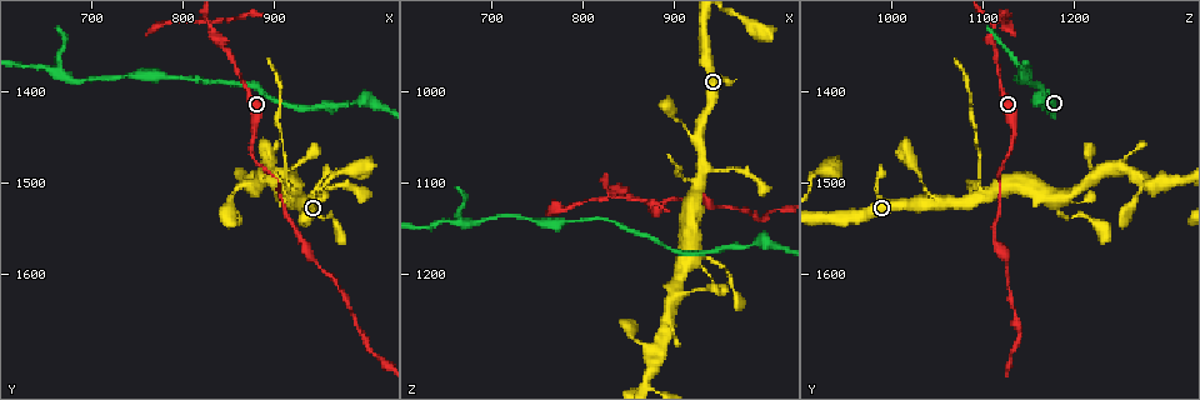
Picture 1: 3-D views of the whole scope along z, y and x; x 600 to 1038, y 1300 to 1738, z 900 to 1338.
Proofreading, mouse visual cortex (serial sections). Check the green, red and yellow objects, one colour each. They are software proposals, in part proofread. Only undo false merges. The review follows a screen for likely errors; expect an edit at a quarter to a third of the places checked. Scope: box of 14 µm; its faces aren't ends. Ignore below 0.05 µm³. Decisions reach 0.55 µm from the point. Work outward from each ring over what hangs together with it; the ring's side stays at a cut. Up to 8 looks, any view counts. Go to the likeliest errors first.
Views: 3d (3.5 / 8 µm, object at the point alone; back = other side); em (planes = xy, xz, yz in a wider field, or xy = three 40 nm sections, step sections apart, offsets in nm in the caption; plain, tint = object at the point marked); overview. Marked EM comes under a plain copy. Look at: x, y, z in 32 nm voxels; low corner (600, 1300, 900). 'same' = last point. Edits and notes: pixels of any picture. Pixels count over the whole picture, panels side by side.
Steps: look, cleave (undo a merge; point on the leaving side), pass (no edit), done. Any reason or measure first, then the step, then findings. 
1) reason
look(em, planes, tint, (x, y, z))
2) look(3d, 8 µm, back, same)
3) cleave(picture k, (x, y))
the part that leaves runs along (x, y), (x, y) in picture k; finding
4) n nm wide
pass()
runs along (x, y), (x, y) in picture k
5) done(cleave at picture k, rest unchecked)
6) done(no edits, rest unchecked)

three arms meet
look(3d, 3.5 µm, back, (830, 1330, 1110))

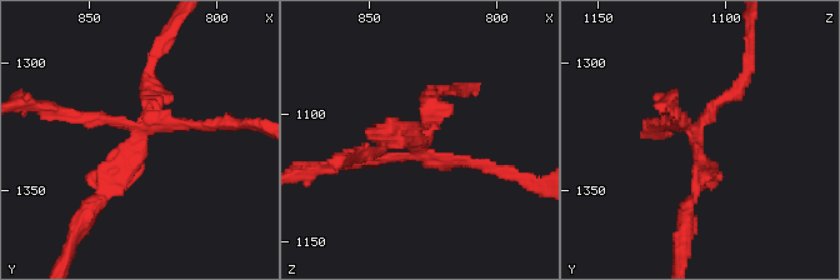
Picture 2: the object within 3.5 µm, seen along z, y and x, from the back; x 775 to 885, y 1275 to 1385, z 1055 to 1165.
look(em, xy, step 1, tint, (828, 1328, 1112))

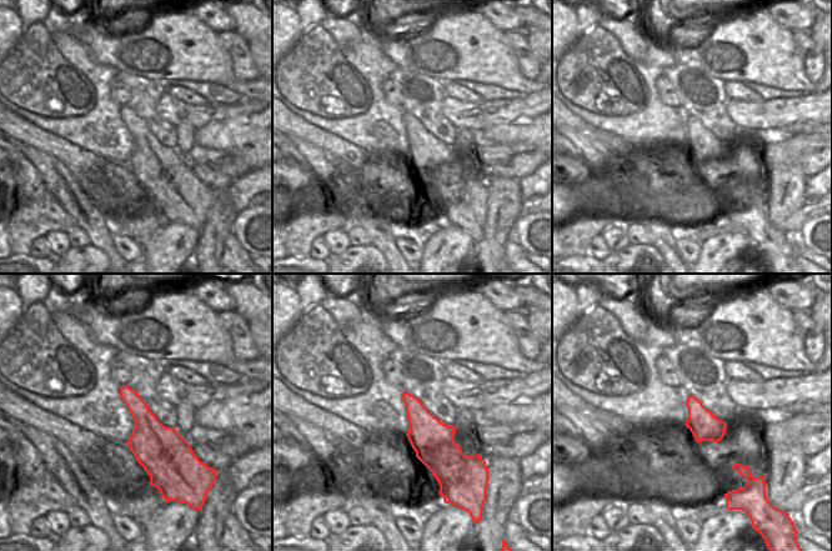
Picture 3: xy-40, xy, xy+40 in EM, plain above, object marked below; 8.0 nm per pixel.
cleave(picture 2, (469, 161))
the part that leaves runs along (430, 154), (511, 170), (541, 189) in picture 2; a second cell is stuck on

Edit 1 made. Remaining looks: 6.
thick turns thin
look(3d, 8 µm, (915, 1490, 1100))

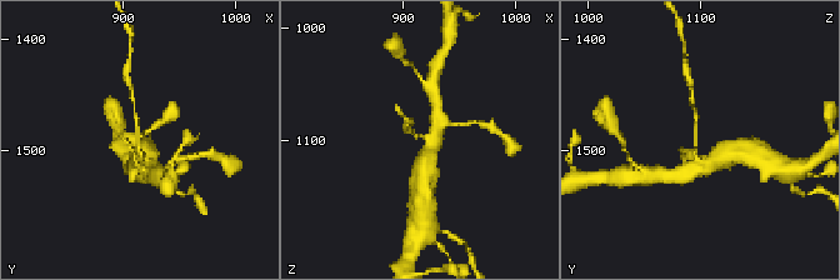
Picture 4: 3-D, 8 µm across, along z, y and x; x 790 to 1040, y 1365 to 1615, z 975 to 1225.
look(3d, 3.5 µm, back, (914, 1490, 1098))

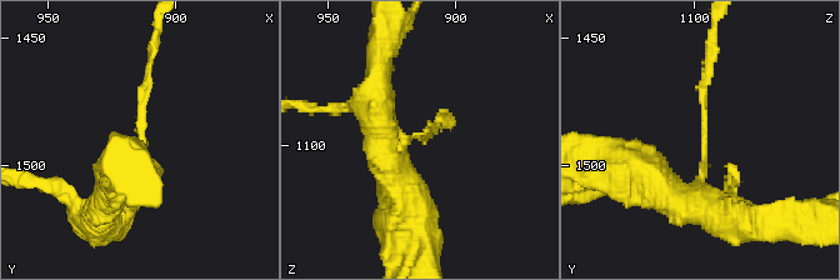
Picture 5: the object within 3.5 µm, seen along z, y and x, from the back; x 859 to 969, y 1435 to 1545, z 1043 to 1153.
cleave(picture 5, (140, 119))
the part that leaves runs along (703, 161), (703, 85), (711, 50) in picture 5; two cells meet here

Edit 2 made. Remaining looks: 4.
thick turns thin
look(3d, 3.5 µm, (665, 1380, 1145))

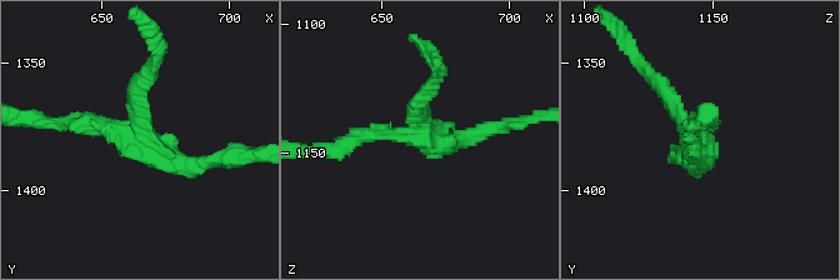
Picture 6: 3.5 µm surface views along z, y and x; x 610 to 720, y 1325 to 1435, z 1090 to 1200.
look(em, xy, step 1, tint, (663, 1376, 1143))

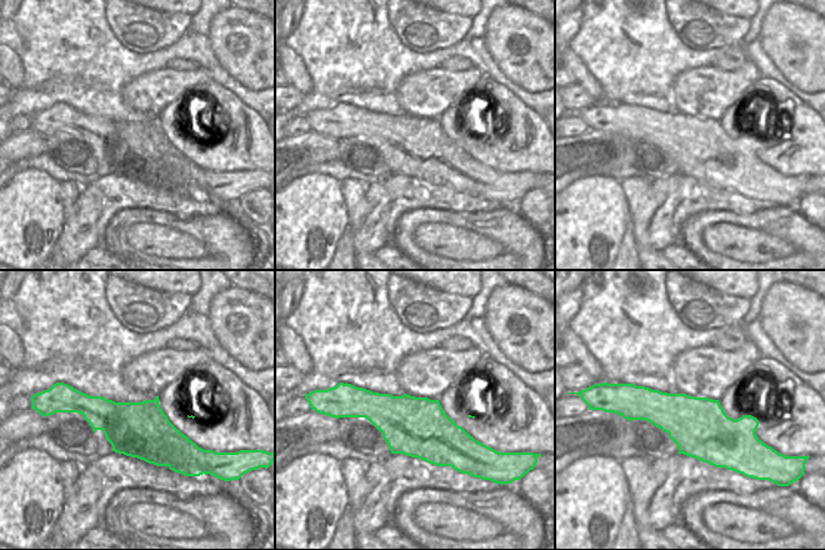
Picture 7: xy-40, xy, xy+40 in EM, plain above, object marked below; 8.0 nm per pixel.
look(em, xy, step 2, tint, same)

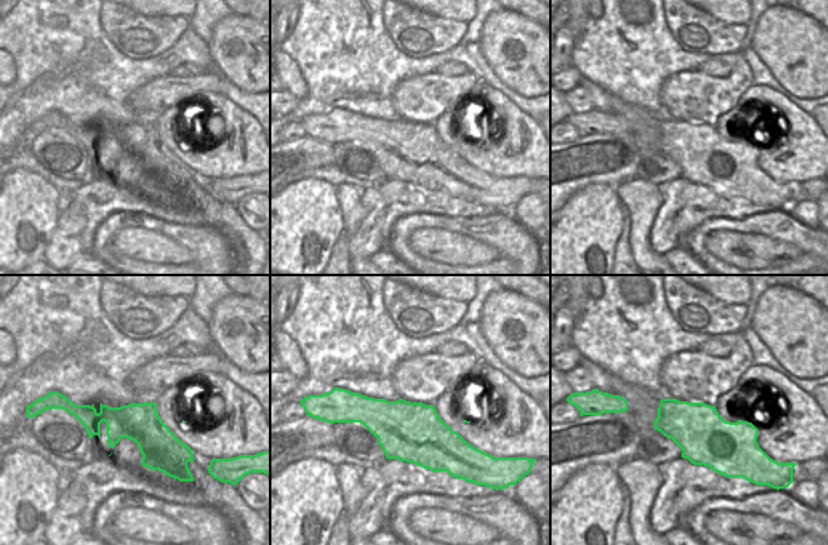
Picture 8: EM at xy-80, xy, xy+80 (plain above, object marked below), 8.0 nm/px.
cleave(picture 6, (660, 86))
a second cell is stuck on

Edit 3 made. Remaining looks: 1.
done(cleave at picture 2, cleave at picture 5, cleave at picture 6, rest unchecked)

